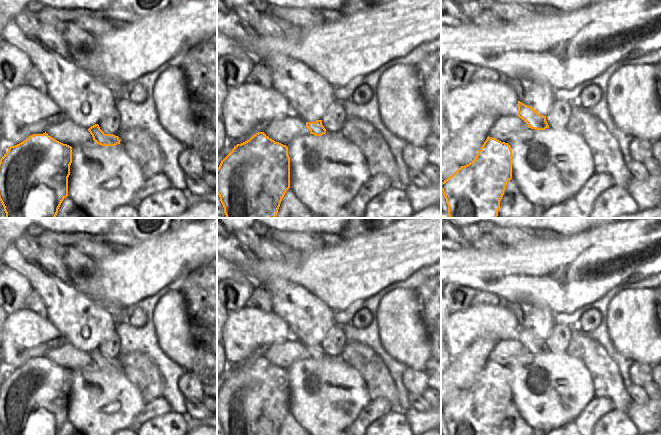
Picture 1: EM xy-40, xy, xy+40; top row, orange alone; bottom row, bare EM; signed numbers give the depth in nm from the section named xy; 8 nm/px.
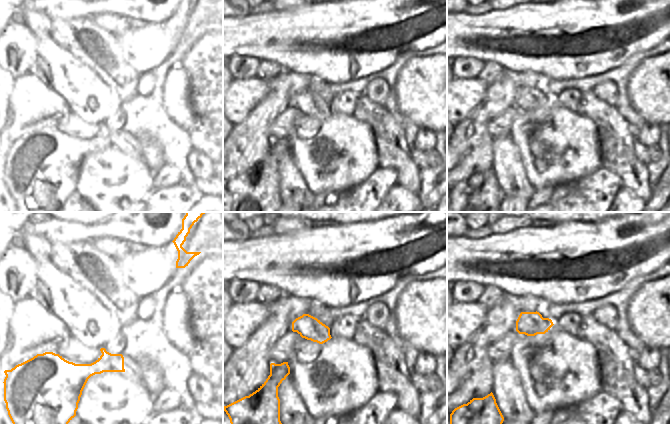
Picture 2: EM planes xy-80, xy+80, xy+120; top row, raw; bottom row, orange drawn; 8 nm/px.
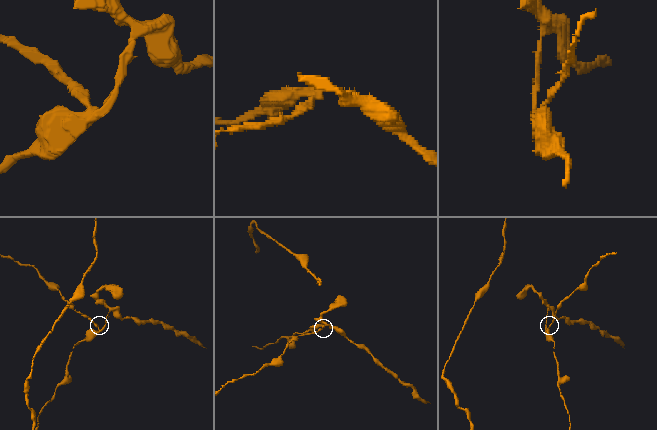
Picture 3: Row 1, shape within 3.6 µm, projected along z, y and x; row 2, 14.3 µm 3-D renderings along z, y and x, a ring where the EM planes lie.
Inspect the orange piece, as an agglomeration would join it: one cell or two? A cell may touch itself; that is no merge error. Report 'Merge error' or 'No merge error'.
Merge error

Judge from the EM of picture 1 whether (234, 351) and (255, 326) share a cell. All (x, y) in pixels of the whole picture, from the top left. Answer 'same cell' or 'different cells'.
same cell

